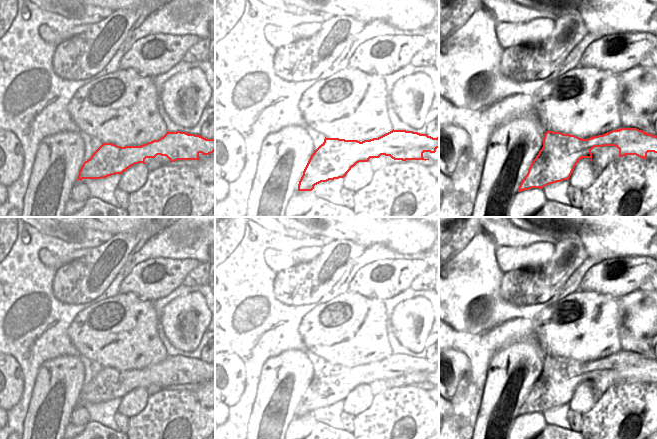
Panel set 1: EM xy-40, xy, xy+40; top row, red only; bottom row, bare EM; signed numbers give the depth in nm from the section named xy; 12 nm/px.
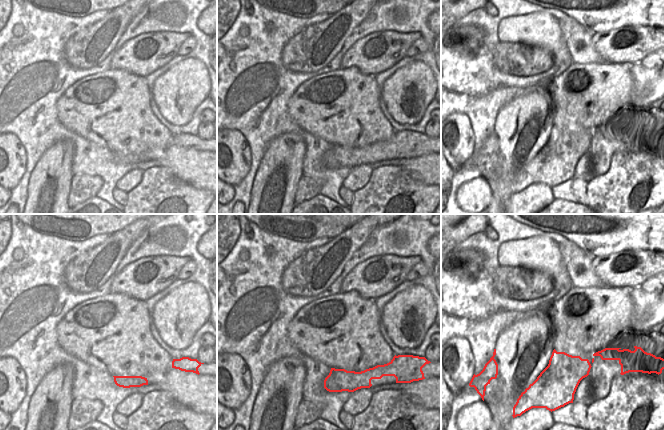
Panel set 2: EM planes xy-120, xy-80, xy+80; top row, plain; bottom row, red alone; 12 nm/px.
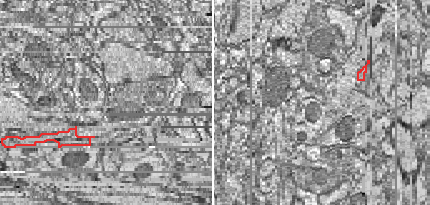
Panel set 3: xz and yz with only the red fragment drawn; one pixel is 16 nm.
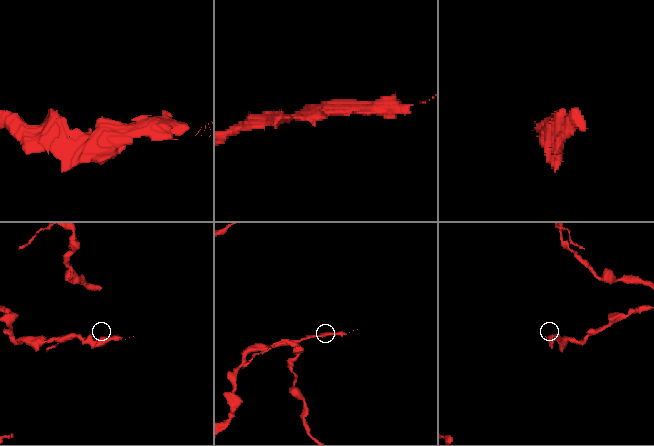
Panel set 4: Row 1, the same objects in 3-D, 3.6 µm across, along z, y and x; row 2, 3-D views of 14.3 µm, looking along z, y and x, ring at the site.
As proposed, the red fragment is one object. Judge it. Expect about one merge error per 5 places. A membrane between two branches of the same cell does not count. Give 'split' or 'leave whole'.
leave whole

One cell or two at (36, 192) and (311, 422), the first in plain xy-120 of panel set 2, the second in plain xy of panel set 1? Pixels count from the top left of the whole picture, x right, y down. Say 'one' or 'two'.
two

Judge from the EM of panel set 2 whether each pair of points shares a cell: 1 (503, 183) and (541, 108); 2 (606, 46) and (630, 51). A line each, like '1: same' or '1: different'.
1: different
2: same

